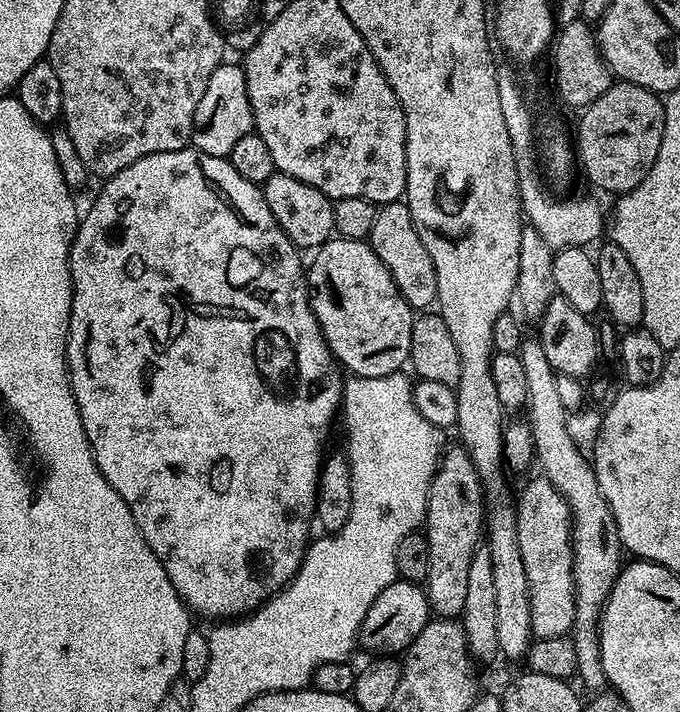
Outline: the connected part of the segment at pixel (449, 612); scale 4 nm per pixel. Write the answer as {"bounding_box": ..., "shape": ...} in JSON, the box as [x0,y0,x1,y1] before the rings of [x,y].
{"bounding_box":[426,446,486,618],"shape":[[[462,446],[445,447],[440,467],[436,469],[432,485],[428,491],[428,514],[426,517],[426,535],[430,546],[430,570],[426,581],[428,607],[437,617],[456,618],[466,606],[466,573],[470,570],[470,558],[474,558],[477,548],[482,544],[482,533],[486,528],[486,505],[484,490],[474,470],[470,454]]]}

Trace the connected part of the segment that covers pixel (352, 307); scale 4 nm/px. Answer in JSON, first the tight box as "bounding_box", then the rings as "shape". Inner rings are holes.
{"bounding_box":[306,238,414,378],"shape":[[[347,238],[327,240],[313,256],[316,257],[313,258],[312,264],[310,260],[306,268],[308,304],[312,307],[314,318],[318,318],[320,329],[329,350],[336,358],[336,363],[351,375],[366,378],[382,378],[386,374],[401,371],[409,363],[414,309],[408,305],[406,298],[402,298],[398,286],[394,286],[394,278],[390,278],[390,270],[382,266],[382,258],[374,254],[367,239]]]}

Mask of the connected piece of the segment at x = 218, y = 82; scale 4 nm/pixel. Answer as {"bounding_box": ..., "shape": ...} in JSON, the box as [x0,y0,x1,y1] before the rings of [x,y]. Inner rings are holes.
{"bounding_box":[191,63,254,158],"shape":[[[220,63],[214,74],[210,74],[210,82],[206,82],[202,102],[198,102],[198,110],[194,110],[191,142],[191,147],[197,148],[199,152],[225,158],[238,141],[254,132],[250,98],[246,94],[246,74],[239,63],[228,63]]]}

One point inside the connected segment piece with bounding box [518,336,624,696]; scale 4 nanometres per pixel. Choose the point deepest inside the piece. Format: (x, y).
(597, 551)

